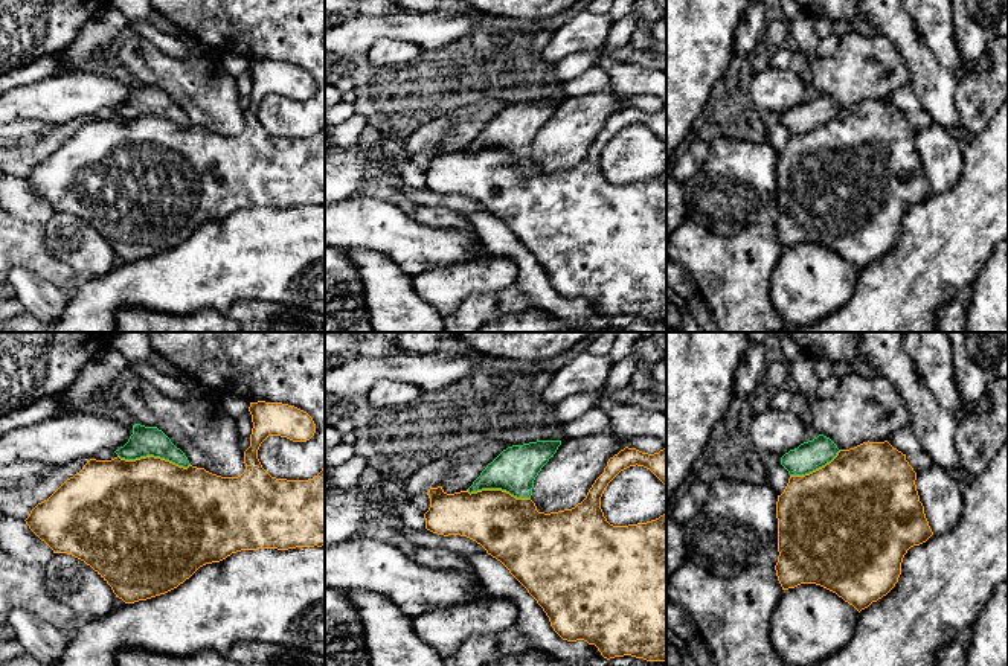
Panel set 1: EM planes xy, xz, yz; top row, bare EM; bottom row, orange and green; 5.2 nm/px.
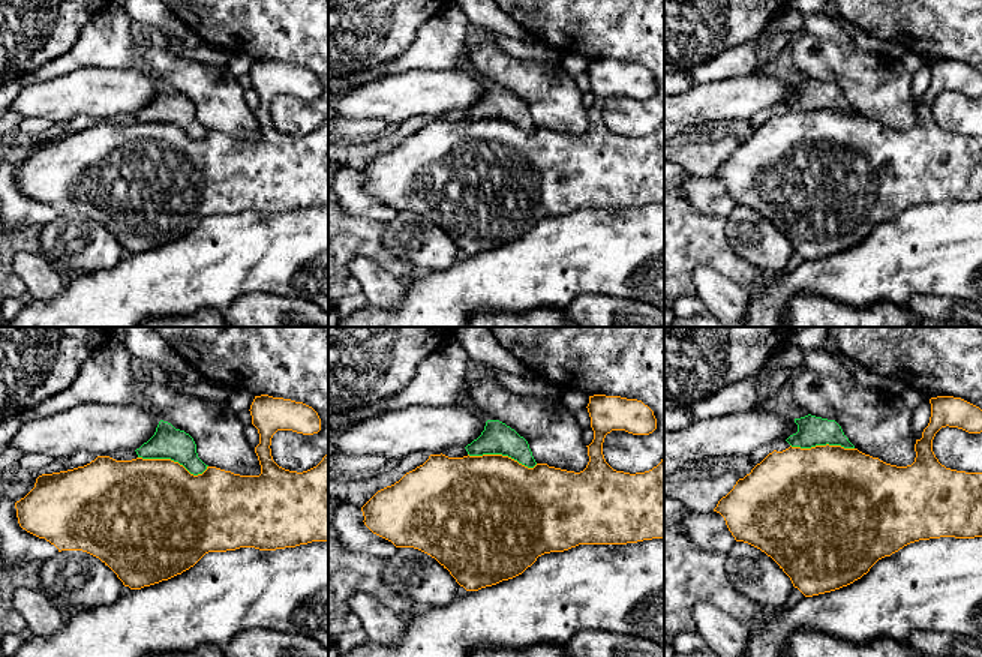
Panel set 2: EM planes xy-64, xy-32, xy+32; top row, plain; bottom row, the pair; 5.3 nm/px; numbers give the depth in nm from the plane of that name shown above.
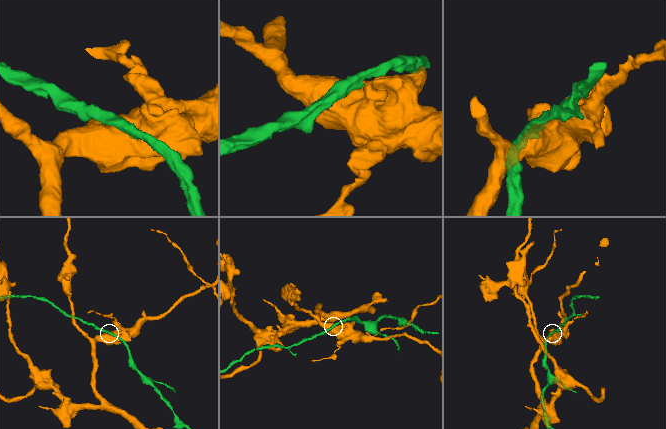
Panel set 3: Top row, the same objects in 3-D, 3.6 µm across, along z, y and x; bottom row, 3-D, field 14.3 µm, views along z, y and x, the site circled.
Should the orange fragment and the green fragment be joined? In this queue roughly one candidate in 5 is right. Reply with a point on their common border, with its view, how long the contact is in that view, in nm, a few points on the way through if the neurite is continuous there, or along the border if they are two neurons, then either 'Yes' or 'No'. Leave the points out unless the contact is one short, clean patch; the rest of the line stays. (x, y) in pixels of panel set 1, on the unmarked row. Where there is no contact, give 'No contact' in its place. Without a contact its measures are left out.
Touches orange at xy (153, 115). Shared border 380 nm. No

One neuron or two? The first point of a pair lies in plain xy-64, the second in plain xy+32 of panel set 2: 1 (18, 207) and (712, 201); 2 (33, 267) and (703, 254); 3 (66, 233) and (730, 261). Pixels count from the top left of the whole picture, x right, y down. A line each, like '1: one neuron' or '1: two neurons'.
1: one neuron
2: two neurons
3: two neurons

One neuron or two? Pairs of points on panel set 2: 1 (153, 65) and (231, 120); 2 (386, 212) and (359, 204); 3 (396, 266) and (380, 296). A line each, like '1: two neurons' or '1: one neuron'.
1: one neuron
2: one neuron
3: two neurons

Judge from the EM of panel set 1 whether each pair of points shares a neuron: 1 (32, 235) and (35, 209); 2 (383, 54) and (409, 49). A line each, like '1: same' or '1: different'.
1: different
2: same

